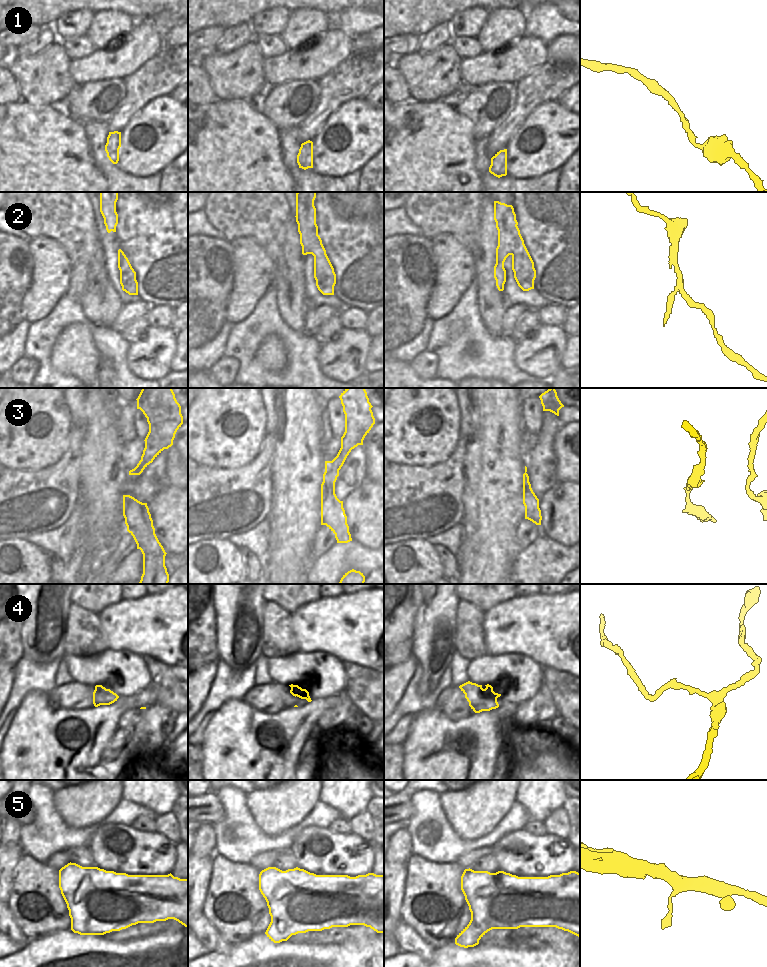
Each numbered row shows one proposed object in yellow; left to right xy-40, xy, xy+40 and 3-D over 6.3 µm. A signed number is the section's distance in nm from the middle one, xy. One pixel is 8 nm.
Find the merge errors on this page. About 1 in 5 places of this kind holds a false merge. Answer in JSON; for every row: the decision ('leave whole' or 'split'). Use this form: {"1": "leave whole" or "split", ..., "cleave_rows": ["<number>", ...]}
{"1": "leave whole", "2": "split", "3": "leave whole", "4": "leave whole", "5": "leave whole", "cleave_rows": ["2"]}

